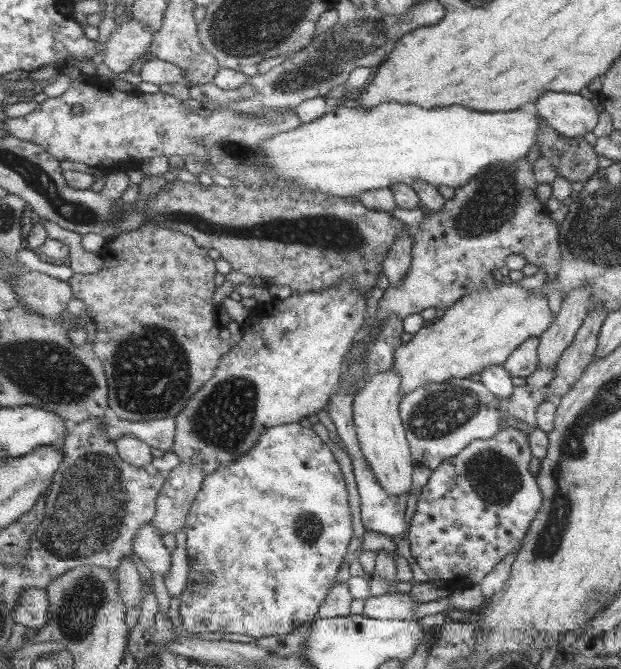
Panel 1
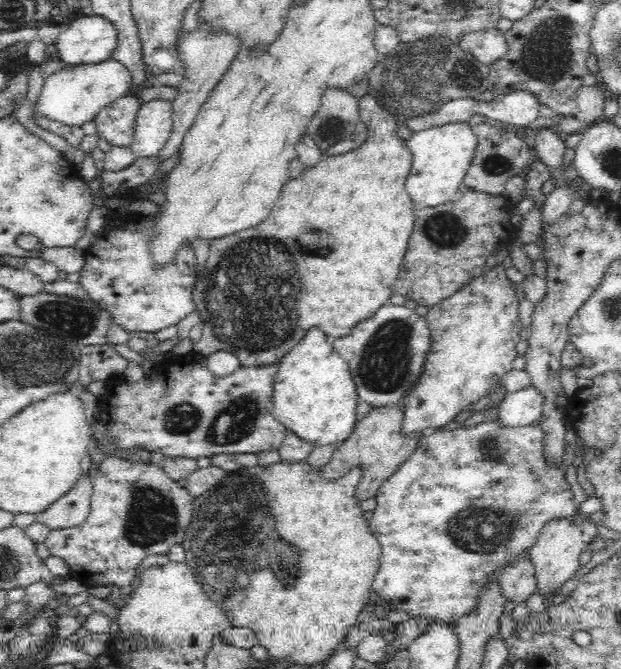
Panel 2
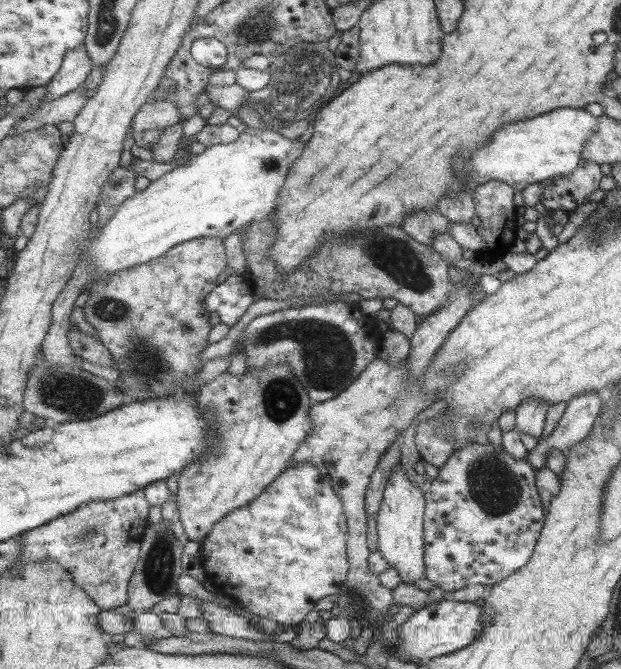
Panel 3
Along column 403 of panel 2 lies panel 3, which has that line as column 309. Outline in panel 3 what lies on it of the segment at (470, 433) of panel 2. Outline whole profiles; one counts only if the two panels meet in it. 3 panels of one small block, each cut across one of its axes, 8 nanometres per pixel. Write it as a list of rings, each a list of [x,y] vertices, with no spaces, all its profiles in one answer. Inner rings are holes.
[[[299,462],[279,473],[251,506],[232,510],[219,518],[199,544],[197,557],[209,587],[229,597],[245,611],[273,620],[287,629],[300,624],[319,598],[335,595],[341,589],[347,576],[346,537],[346,516],[340,496],[318,467],[311,462]]]

